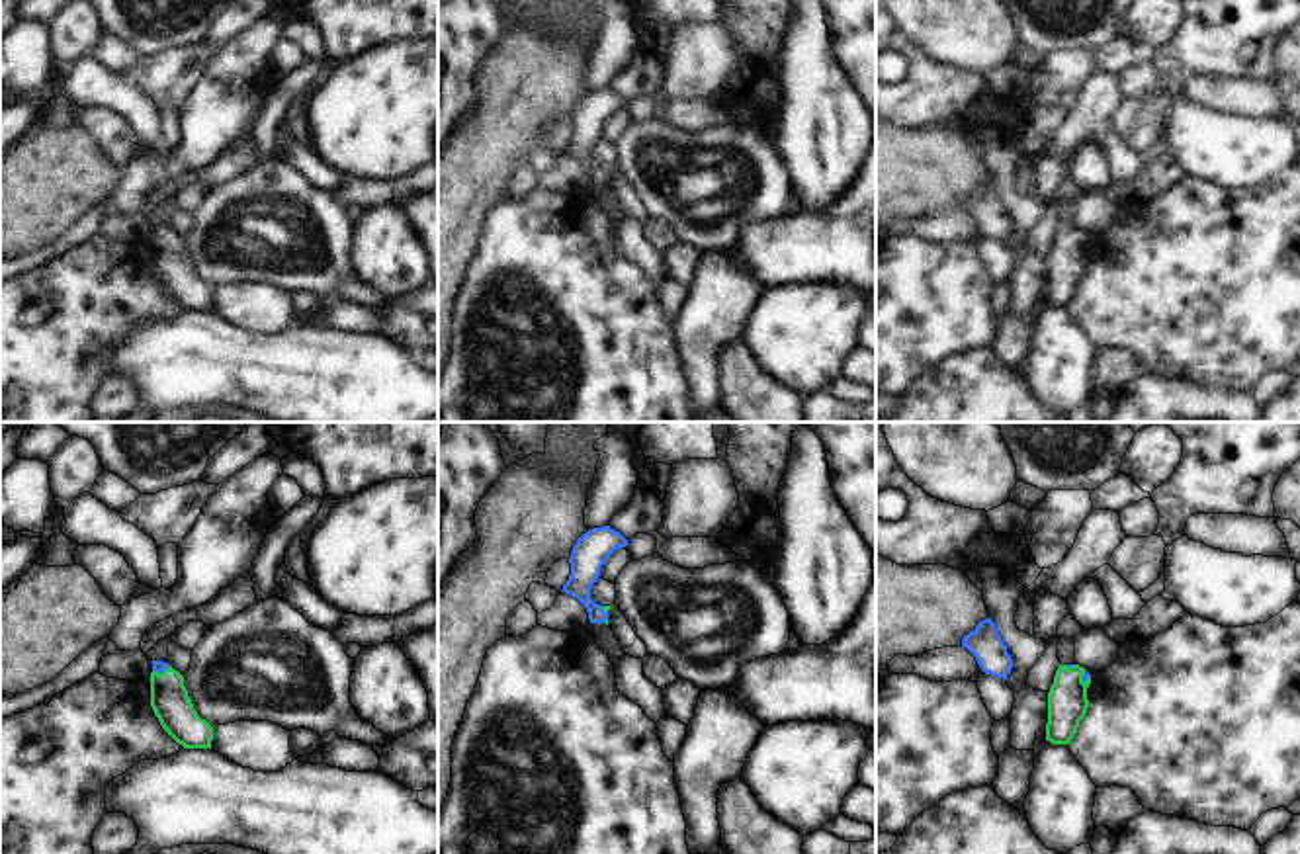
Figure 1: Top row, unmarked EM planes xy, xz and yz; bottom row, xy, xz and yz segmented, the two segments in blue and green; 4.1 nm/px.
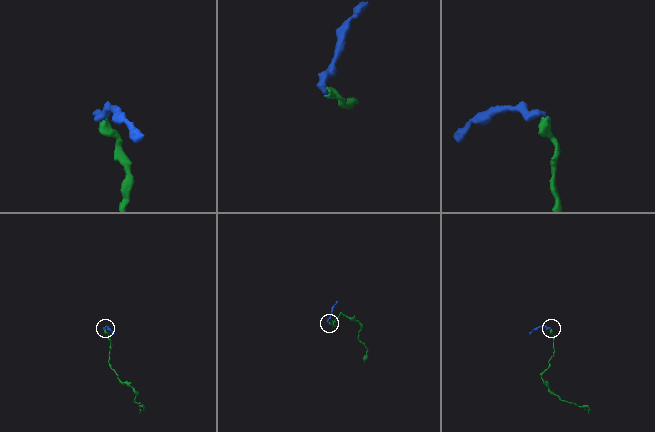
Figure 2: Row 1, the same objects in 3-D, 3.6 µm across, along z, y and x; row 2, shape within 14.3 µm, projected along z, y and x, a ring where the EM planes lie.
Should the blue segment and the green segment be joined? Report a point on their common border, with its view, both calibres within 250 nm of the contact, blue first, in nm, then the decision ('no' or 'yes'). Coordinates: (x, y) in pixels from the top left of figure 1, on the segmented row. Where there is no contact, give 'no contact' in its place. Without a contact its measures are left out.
contact xy (161, 673); calibres 50 and 160 nm; yes

